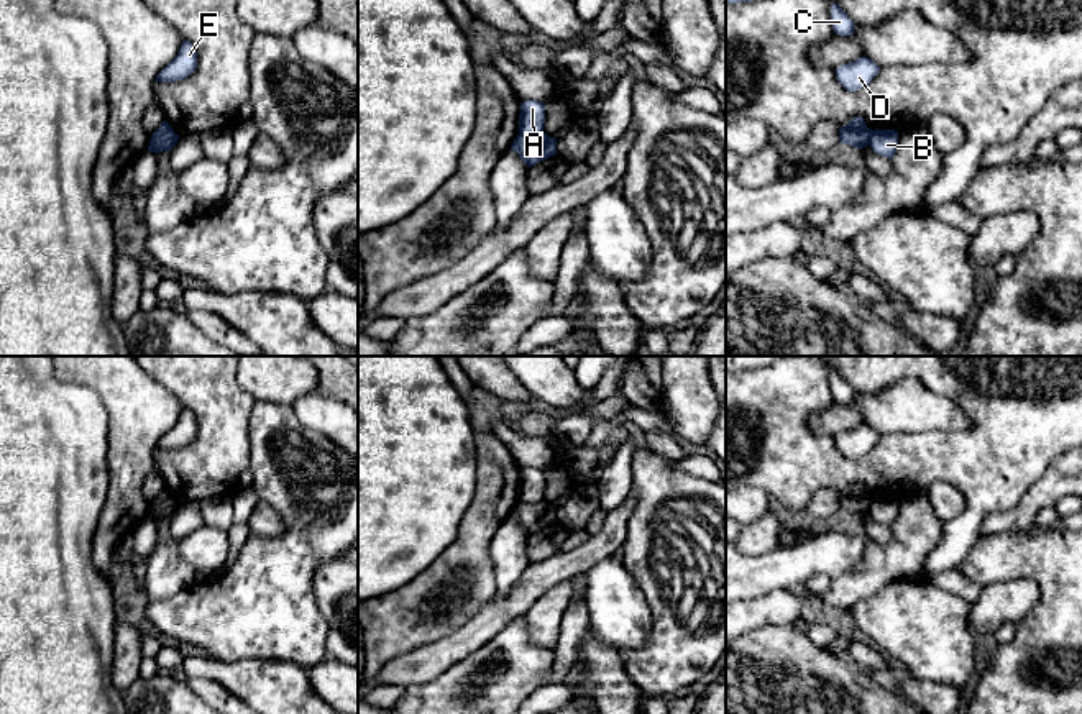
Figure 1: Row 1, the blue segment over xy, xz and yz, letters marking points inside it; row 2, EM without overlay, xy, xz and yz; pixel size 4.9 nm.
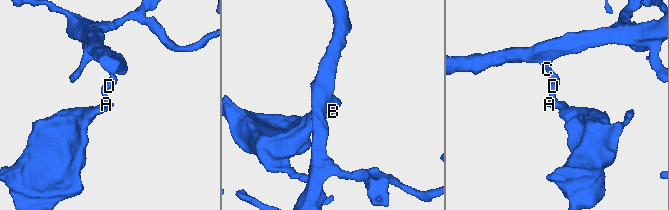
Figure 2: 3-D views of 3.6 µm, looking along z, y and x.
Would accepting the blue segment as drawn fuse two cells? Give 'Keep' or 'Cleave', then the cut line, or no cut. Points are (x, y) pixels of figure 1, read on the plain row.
Cleave. Split along xz (542, 498), (532, 503), (519, 503)

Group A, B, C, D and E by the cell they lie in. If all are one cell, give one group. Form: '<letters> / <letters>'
A C D E / B

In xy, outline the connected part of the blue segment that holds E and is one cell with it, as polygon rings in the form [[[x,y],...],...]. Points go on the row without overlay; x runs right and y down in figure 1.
[[[187,407],[182,409],[177,423],[156,443],[154,450],[176,450],[189,445],[197,435],[197,419]]]

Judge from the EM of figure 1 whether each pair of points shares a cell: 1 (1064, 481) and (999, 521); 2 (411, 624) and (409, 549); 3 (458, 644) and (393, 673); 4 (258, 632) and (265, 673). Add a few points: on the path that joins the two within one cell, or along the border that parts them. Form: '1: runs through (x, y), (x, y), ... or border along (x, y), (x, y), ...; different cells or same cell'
1: runs through (1048, 491), (1040, 494), (1015, 519); same cell
2: border along (439, 555), (406, 583), (375, 596); different cells
3: runs through (442, 654), (409, 668); same cell
4: border along (224, 660), (284, 659), (301, 667); different cells

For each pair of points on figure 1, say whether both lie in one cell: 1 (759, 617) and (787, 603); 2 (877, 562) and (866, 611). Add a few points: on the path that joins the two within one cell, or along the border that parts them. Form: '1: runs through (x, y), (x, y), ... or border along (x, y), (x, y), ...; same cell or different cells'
1: runs through (765, 611), (780, 608); same cell
2: border along (902, 576), (862, 598), (854, 608); different cells

